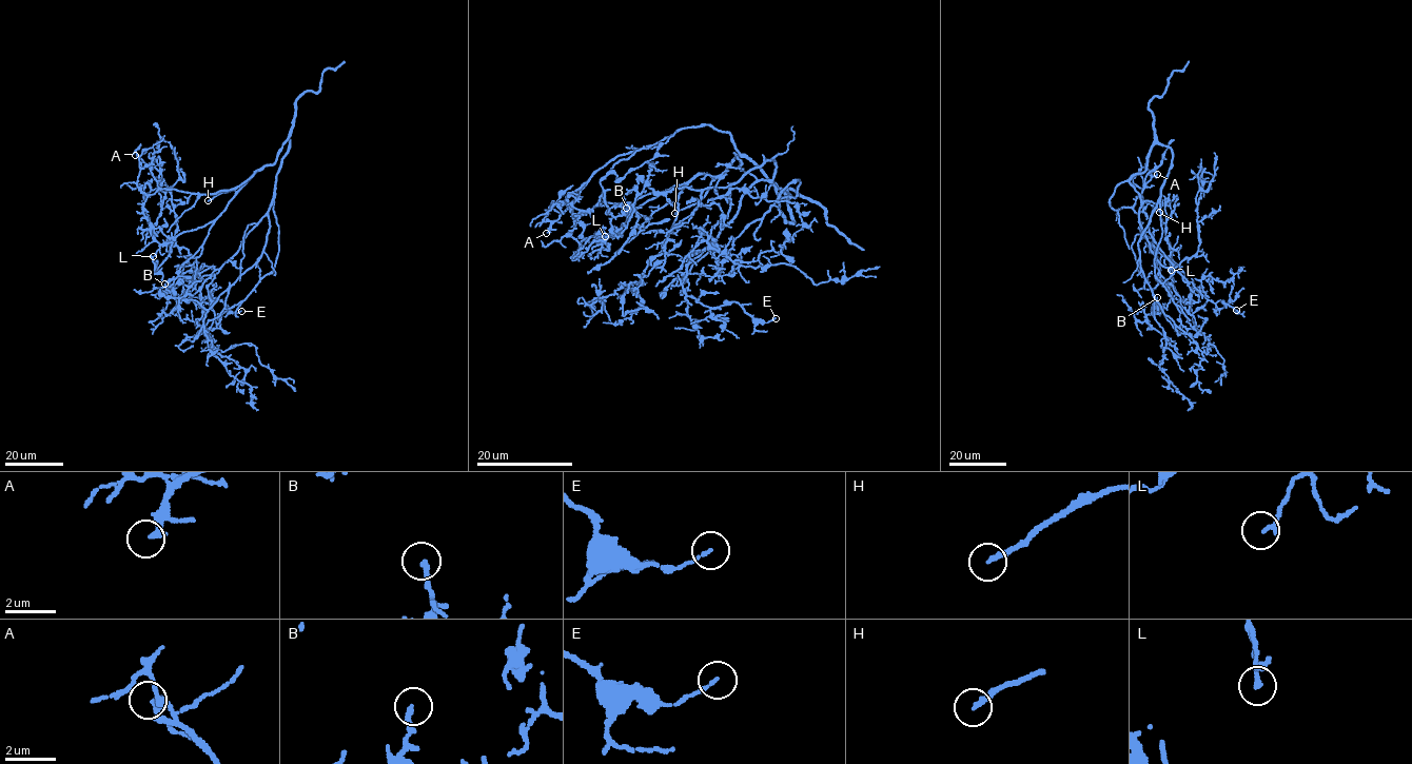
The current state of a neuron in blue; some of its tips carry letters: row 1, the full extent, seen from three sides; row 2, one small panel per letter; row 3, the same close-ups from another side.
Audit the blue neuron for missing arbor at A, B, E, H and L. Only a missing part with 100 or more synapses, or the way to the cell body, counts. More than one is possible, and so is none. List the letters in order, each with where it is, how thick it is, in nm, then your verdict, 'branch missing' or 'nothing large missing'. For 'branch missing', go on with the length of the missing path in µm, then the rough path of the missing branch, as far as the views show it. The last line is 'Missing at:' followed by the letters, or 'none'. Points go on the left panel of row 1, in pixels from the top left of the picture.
A: at (135, 155); 220 nm thick; branch missing; about 60 µm are missing; missing branch runs (135, 155), (149, 54), (171, 35), (175, 26), (172, 26)
B: at (164, 283); 190 nm thick; nothing large missing
E: at (241, 311); 110 nm thick; nothing large missing
H: at (208, 200); 170 nm thick; branch missing; about 45 µm are missing; missing branch runs (208, 200), (179, 218), (170, 217), (184, 224), (193, 215), (199, 229)
L: at (153, 256); 160 nm thick; nothing large missing
Missing at: A, H

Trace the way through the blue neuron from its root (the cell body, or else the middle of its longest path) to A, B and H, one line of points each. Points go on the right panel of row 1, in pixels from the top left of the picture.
A: (1172, 157), (1170, 148), (1155, 143), (1148, 168), (1115, 188), (1110, 207), (1117, 210), (1132, 207), (1157, 174)
B: (1172, 157), (1160, 199), (1138, 242), (1139, 267), (1154, 299), (1154, 319), (1151, 309), (1157, 307), (1157, 297)
H: (1172, 157), (1170, 148), (1155, 143), (1149, 153), (1148, 168), (1130, 178), (1142, 201), (1152, 201), (1159, 212)

